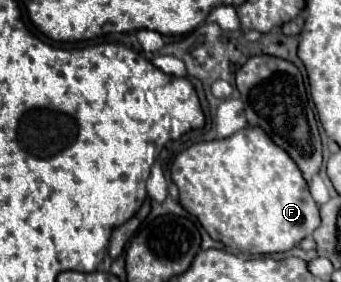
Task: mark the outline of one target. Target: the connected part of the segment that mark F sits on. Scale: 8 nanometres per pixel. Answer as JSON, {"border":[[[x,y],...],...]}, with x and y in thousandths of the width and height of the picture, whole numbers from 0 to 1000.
{"border":[[[727,447],[657,496],[563,511],[551,532],[510,560],[499,617],[528,674],[534,738],[581,773],[616,844],[674,872],[692,894],[739,908],[839,894],[938,801],[933,730],[903,681],[886,610],[856,574],[856,560],[827,525],[815,525],[762,454]]]}

